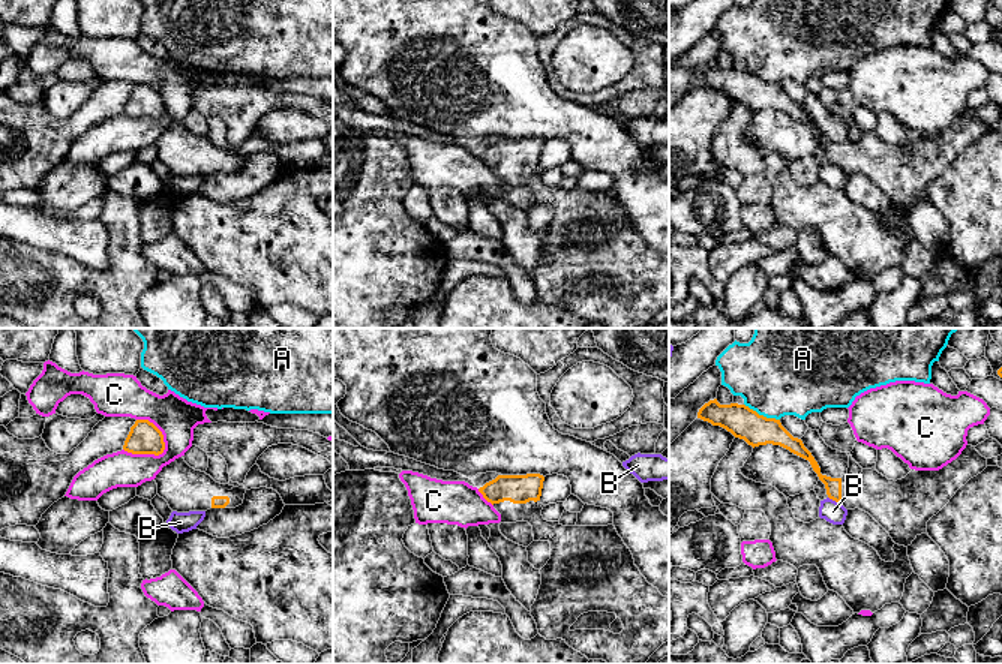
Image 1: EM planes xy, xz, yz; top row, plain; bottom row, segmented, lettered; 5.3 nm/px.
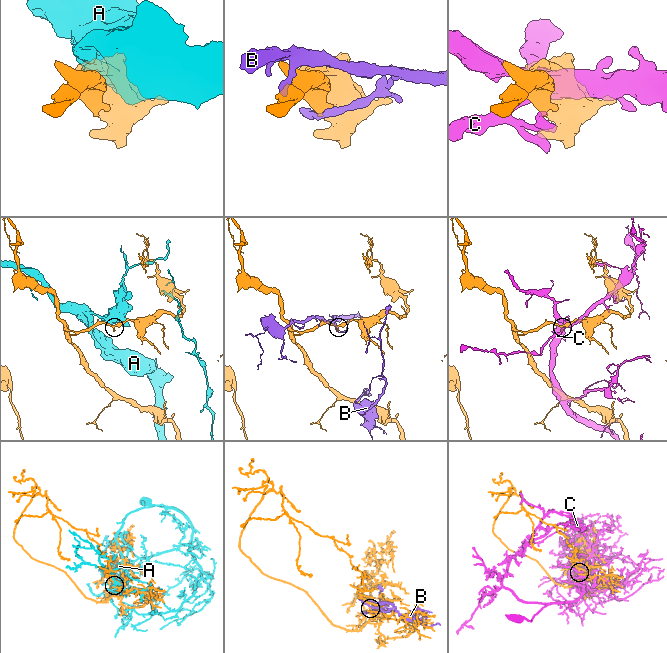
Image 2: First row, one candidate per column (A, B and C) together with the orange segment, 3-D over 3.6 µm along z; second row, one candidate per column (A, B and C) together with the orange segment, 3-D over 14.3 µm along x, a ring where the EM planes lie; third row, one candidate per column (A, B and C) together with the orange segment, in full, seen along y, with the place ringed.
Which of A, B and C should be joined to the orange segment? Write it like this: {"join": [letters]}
{"join": []}

